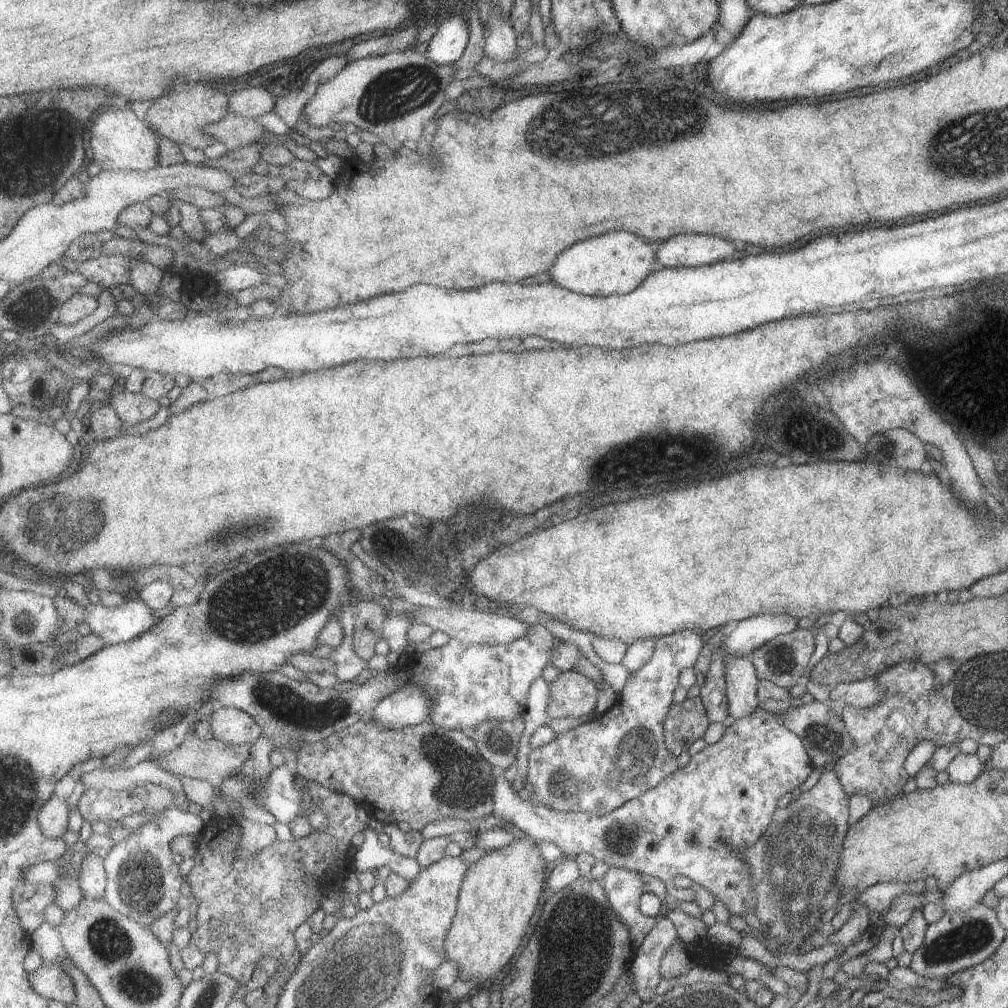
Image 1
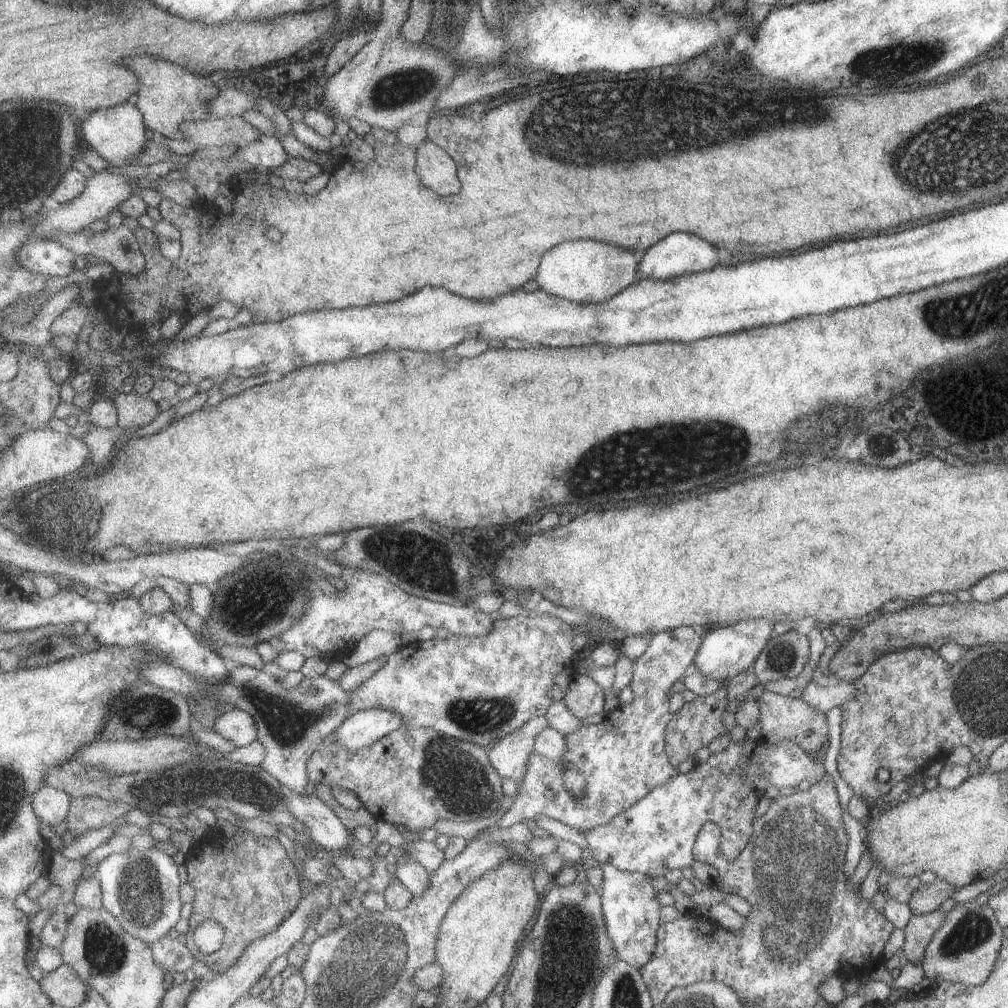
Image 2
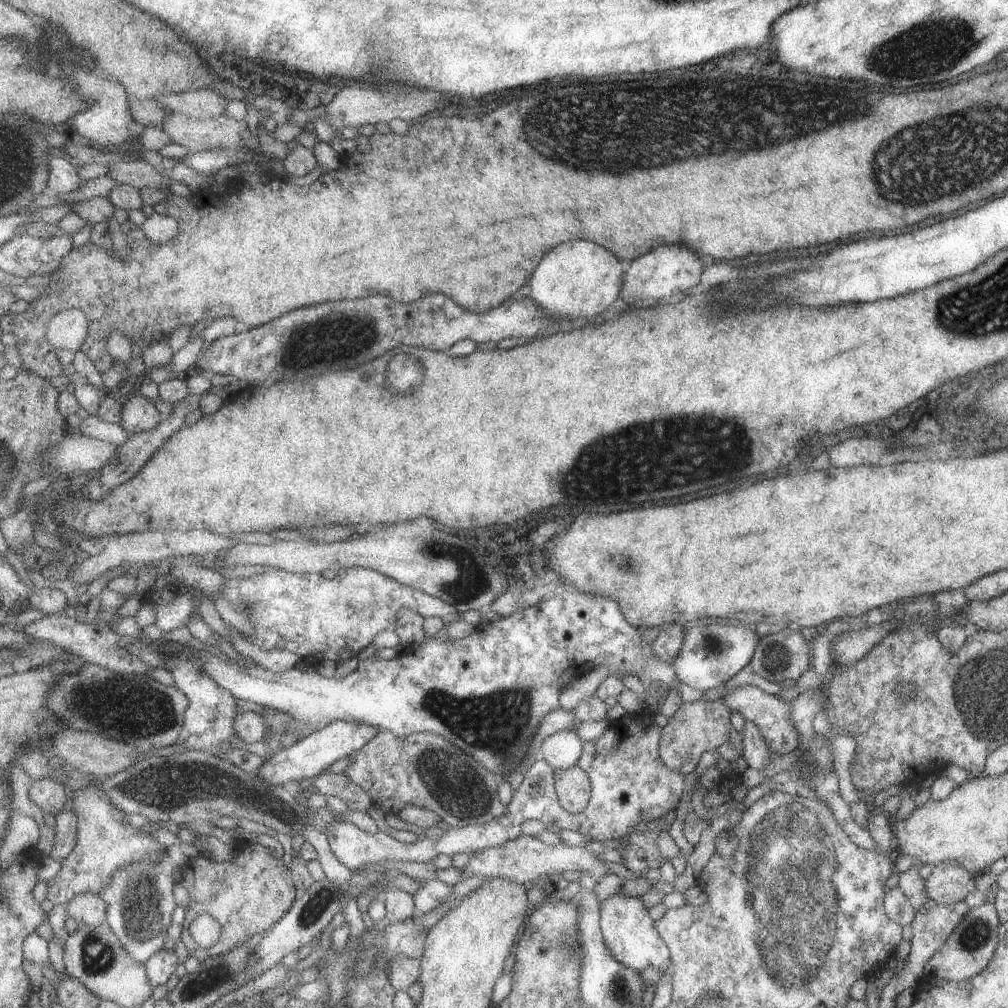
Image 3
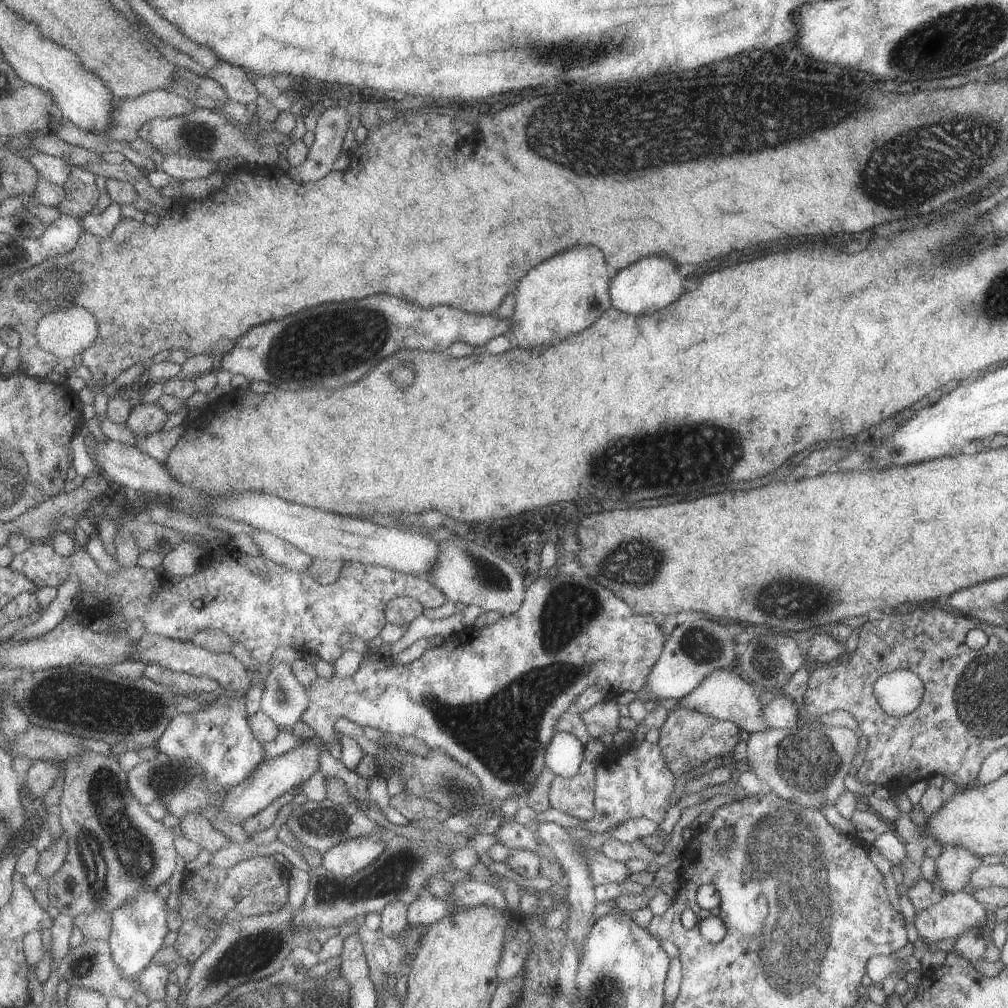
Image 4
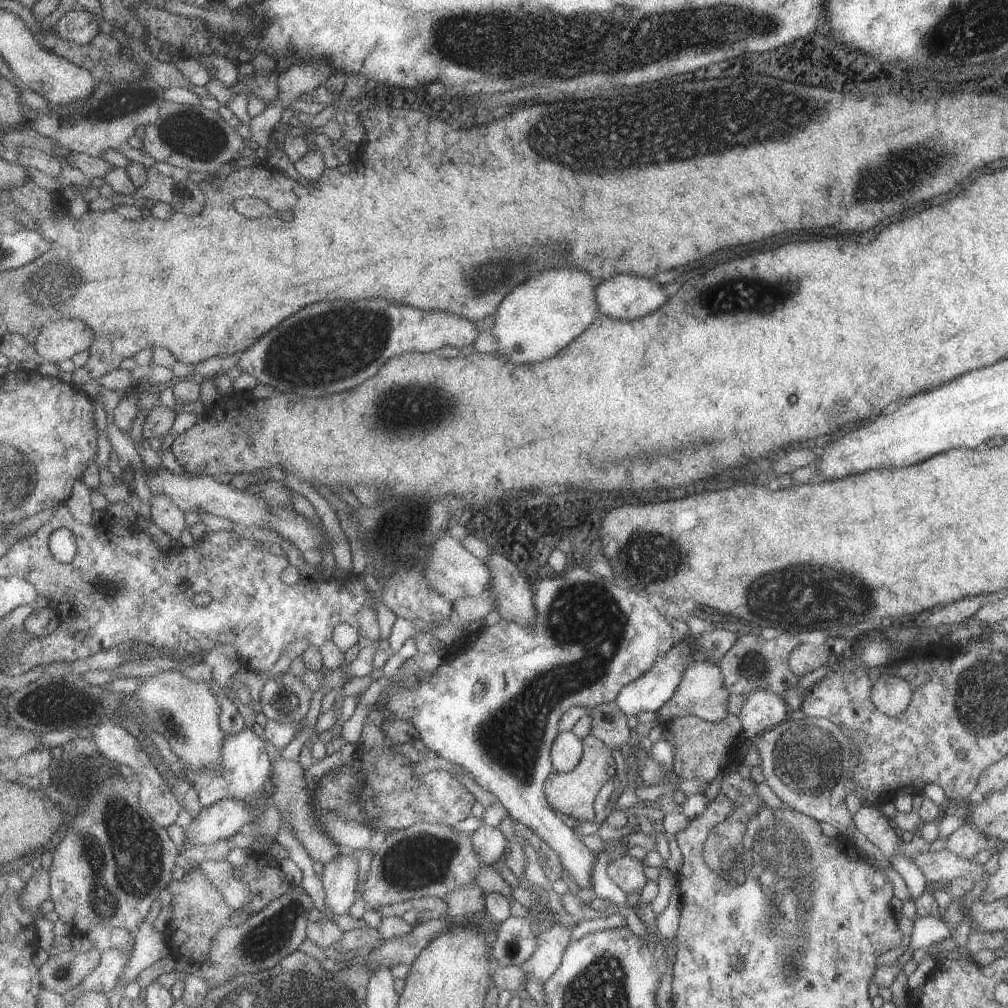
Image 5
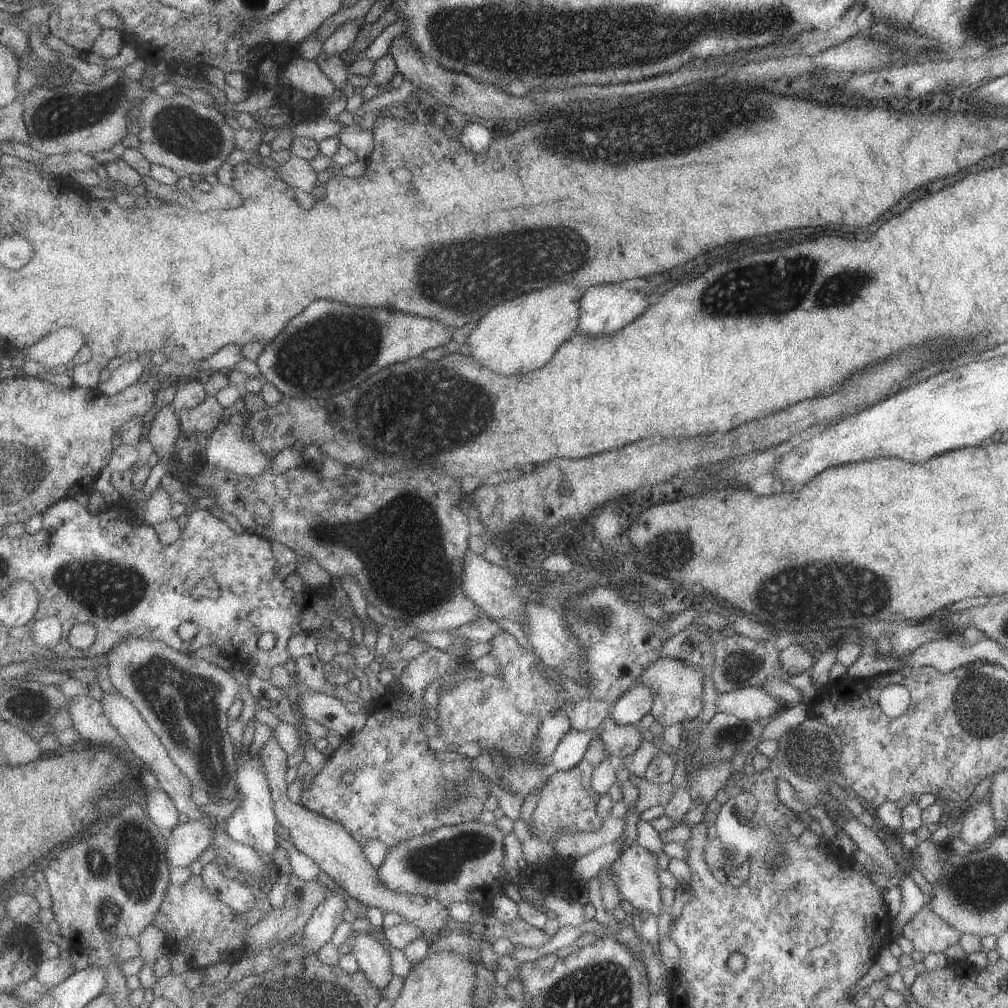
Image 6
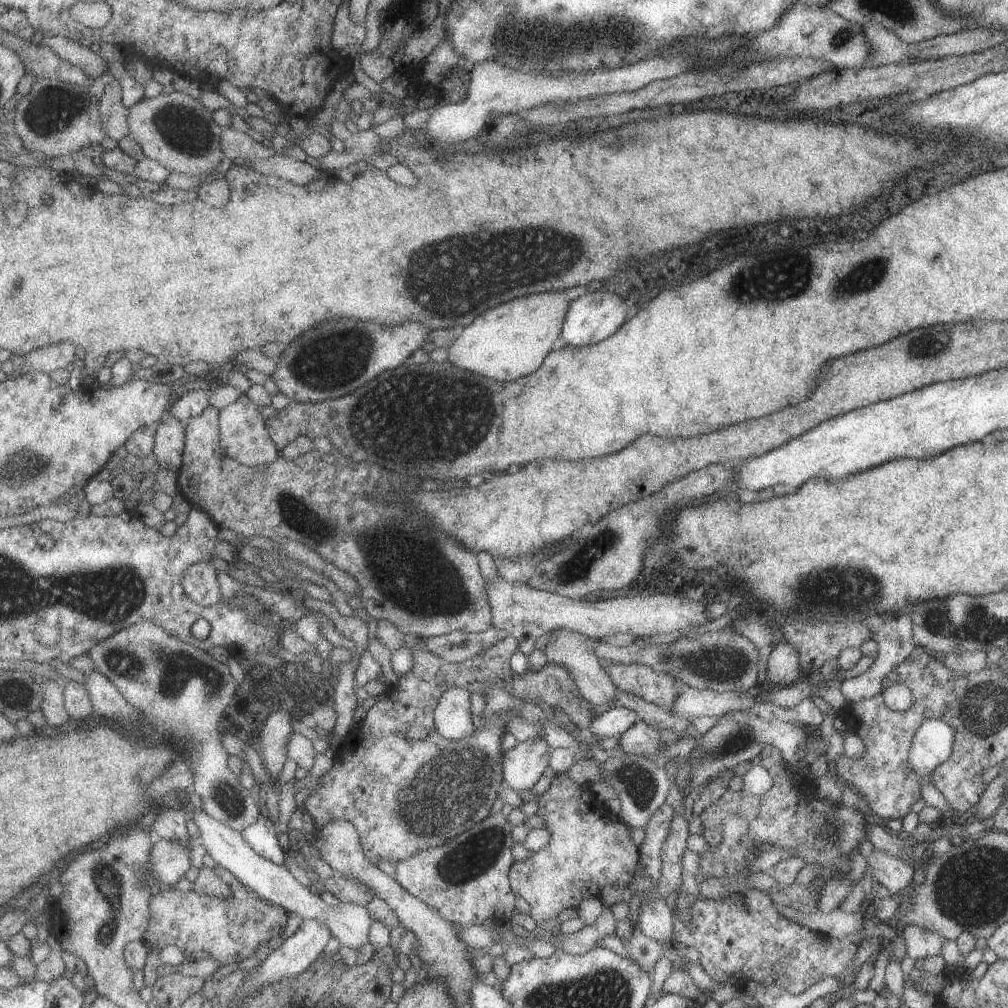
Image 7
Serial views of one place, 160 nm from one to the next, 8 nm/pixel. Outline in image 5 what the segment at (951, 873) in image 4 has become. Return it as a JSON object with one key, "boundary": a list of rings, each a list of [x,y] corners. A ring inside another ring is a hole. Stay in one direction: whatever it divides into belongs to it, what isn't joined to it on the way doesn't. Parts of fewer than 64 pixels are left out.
{"boundary":[[[964,821],[959,828],[955,828],[946,839],[945,848],[949,852],[955,852],[961,859],[971,860],[980,851],[995,851],[998,841],[981,834],[975,830],[969,822]]]}

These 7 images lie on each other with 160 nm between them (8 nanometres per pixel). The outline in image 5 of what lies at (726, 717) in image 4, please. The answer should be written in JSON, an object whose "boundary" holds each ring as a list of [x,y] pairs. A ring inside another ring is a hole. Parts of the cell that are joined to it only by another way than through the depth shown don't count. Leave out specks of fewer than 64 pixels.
{"boundary":[[[692,657],[689,664],[685,664],[679,686],[675,688],[673,696],[658,709],[655,716],[660,723],[669,722],[675,718],[683,716],[697,716],[697,718],[710,722],[720,722],[728,716],[727,708],[727,690],[723,688],[723,678],[719,672],[718,664],[702,660],[698,657]]]}

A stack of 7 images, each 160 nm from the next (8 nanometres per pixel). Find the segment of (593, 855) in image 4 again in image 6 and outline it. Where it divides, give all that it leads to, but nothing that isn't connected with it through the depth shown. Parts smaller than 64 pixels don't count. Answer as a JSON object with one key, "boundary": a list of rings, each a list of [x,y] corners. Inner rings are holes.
{"boundary":[[[634,845],[627,847],[612,863],[610,872],[614,885],[618,888],[621,898],[627,900],[633,909],[643,909],[656,916],[665,910],[659,901],[659,886],[657,881],[657,863],[651,852],[643,847]]]}

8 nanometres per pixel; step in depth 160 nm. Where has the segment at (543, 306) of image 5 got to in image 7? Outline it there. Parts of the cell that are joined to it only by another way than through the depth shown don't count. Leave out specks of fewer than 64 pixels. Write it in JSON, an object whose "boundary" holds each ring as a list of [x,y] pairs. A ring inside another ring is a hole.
{"boundary":[[[547,292],[491,308],[449,345],[448,360],[468,371],[475,370],[489,379],[506,383],[530,375],[543,366],[555,340],[562,336],[571,303],[565,292]]]}

